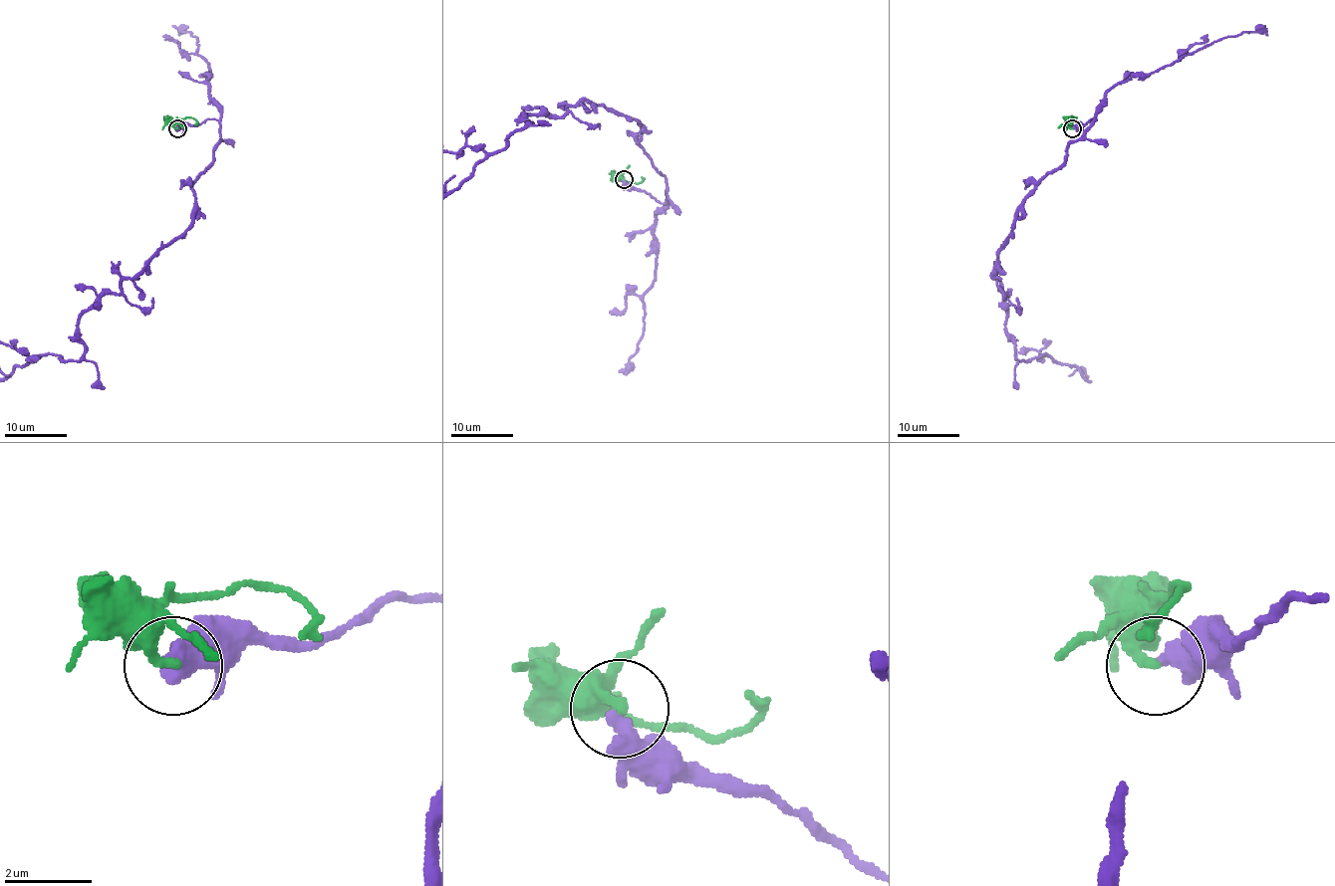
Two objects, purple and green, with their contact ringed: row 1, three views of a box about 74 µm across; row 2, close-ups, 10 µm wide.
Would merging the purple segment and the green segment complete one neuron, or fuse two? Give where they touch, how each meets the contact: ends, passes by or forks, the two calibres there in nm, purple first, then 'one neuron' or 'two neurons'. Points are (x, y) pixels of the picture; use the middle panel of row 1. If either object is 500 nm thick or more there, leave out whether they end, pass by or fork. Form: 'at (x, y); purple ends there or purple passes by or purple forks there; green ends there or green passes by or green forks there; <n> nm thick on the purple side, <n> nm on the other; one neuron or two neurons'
at (624, 179); purple ends there; green ends there; 420 nm thick on the purple side, 280 nm on the other; two neurons

